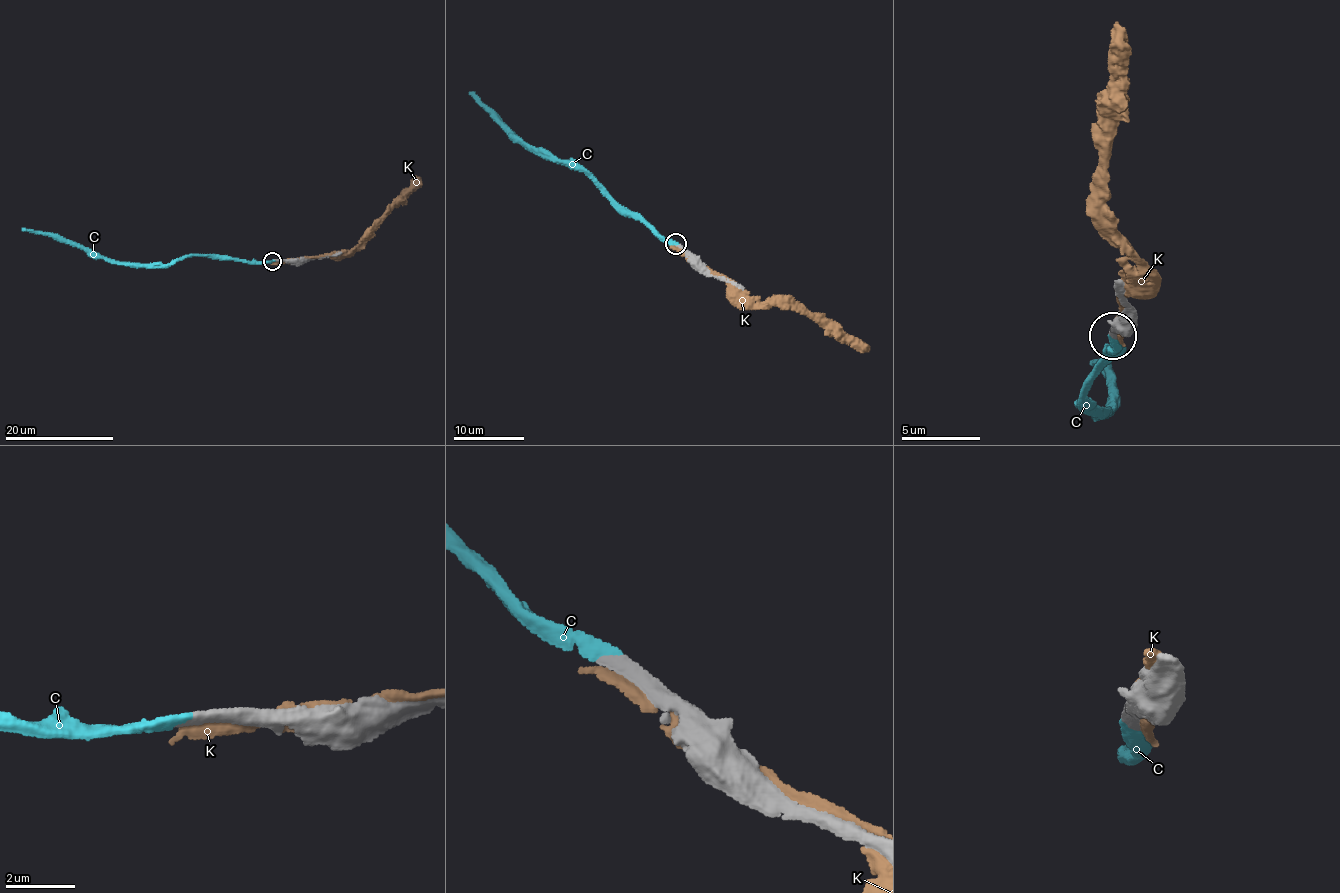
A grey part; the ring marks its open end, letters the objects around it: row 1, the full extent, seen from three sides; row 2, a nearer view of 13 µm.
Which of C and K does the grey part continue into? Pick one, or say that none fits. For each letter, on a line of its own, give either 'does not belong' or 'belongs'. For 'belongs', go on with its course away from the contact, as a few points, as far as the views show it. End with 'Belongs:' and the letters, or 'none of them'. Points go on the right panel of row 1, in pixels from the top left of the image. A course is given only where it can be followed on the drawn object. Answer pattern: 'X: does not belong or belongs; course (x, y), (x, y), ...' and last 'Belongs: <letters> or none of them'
C: belongs; course (1112, 336), (1123, 342), (1111, 353), (1120, 353), (1097, 361), (1086, 399), (1117, 411), (1115, 381), (1095, 359)
K: does not belong
Belongs: C

